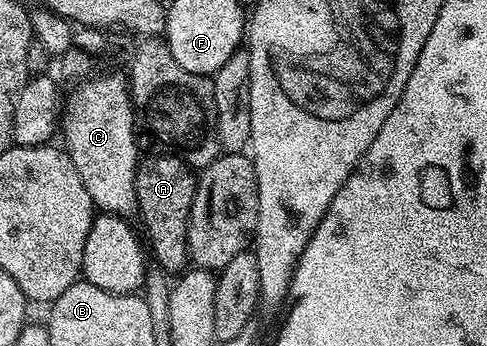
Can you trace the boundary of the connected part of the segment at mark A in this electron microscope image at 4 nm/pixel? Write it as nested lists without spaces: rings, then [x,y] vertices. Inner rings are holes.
[[[167,152],[157,153],[157,158],[143,159],[136,167],[136,205],[144,217],[144,230],[148,233],[150,254],[156,257],[155,265],[165,272],[180,272],[189,261],[187,226],[195,194],[197,175],[183,158]]]

